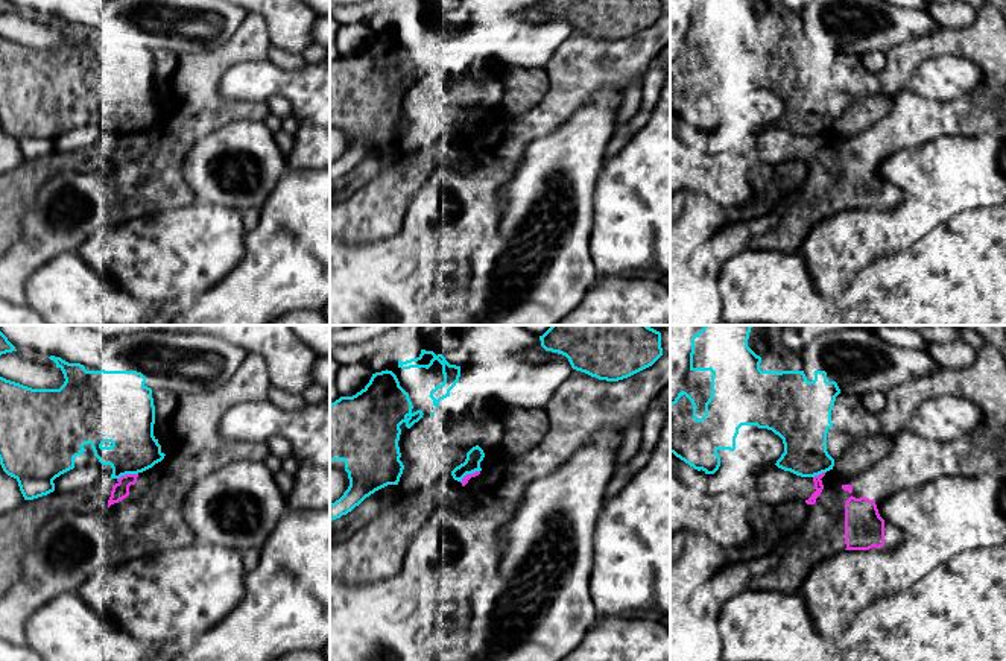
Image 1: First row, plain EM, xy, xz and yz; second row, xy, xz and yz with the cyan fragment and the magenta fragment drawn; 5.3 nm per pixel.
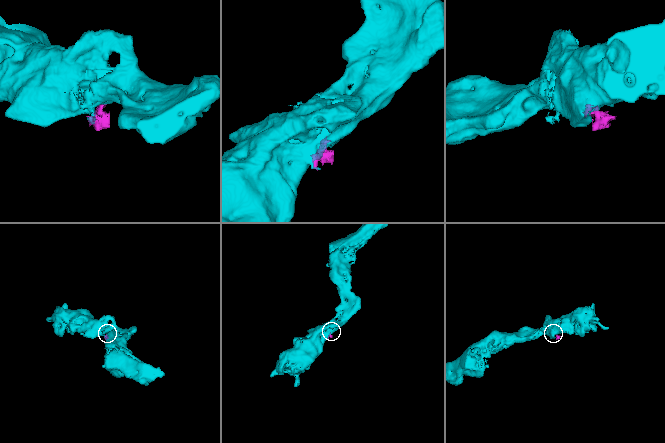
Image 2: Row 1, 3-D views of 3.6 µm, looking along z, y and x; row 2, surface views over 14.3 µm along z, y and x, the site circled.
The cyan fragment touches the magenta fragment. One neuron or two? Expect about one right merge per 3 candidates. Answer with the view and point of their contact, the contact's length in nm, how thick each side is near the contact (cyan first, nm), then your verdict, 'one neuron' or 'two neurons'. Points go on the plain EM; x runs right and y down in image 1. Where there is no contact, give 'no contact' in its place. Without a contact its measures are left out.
meets cyan in xy at (126, 132); contact 120 nm long; 260 nm thick on the cyan side, 90 nm on the other; two neurons

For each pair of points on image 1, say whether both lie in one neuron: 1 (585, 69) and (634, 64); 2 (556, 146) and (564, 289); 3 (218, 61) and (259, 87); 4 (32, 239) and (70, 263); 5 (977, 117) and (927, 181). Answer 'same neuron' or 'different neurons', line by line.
1: same neuron
2: same neuron
3: different neurons
4: different neurons
5: different neurons

